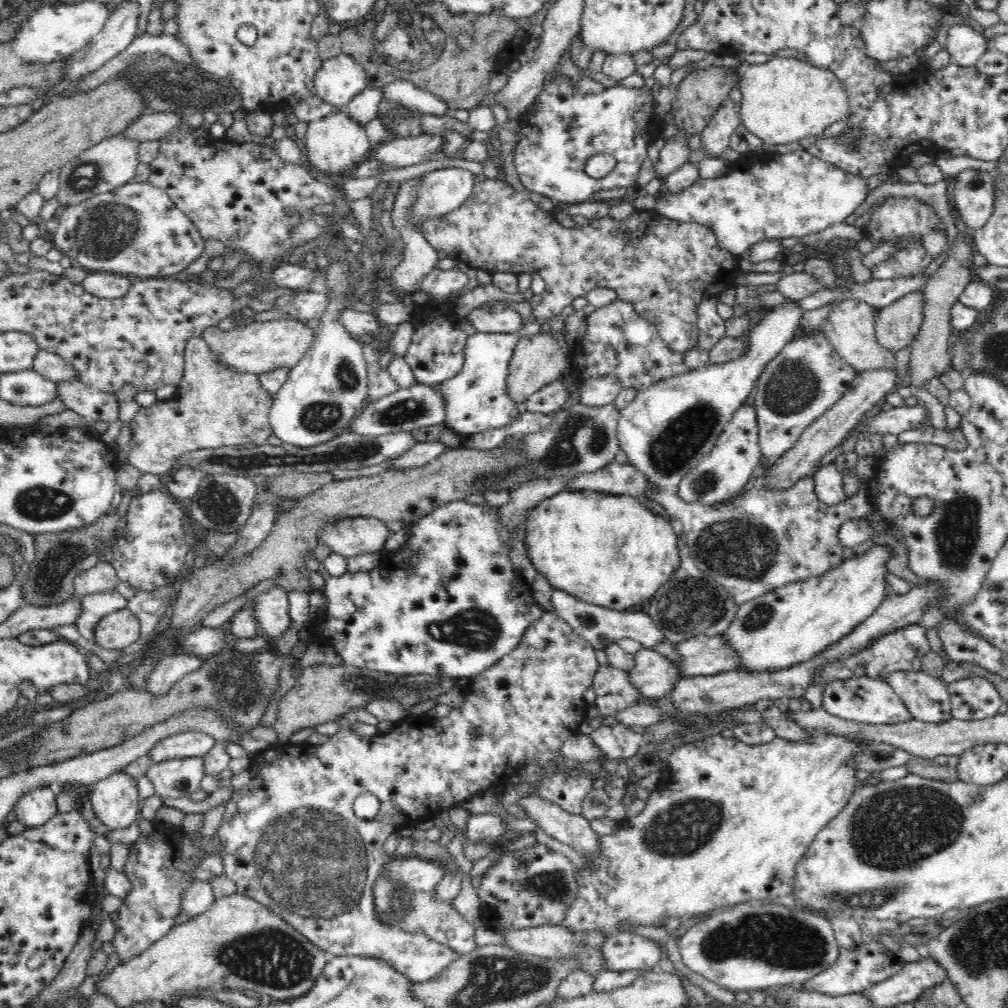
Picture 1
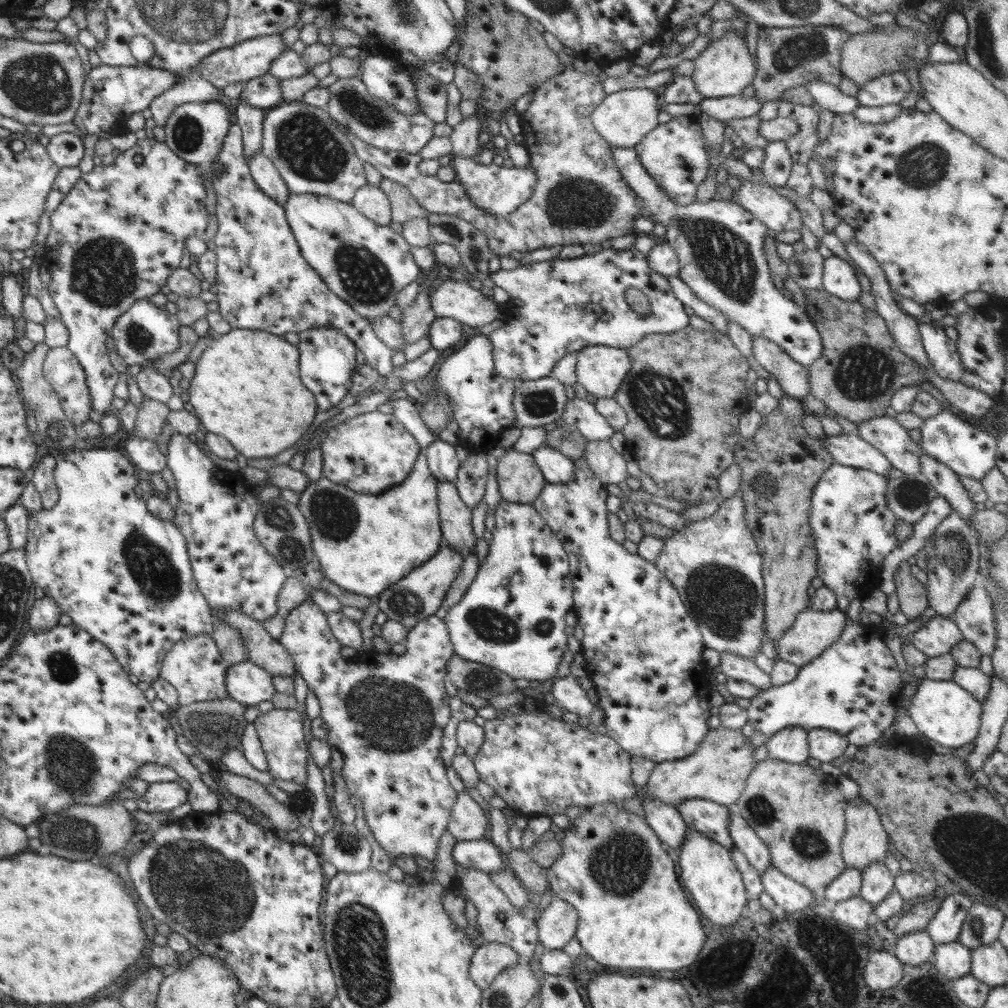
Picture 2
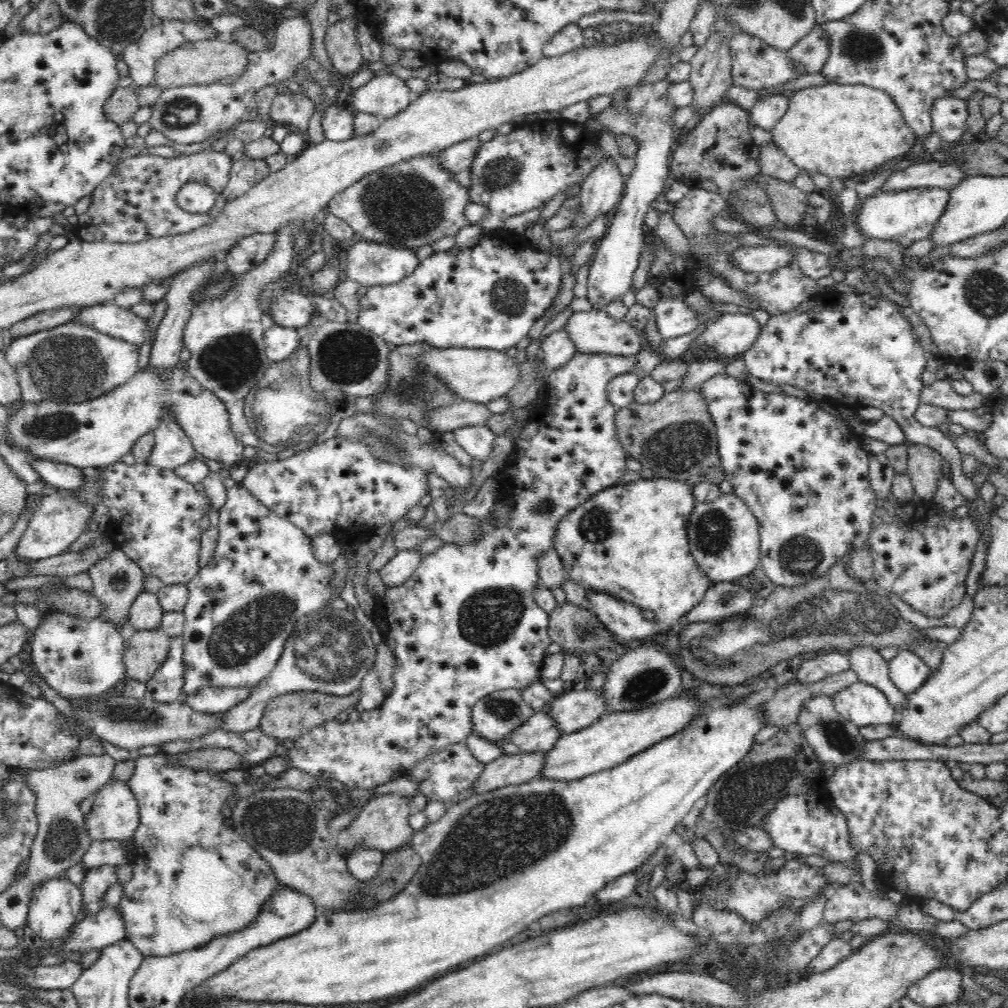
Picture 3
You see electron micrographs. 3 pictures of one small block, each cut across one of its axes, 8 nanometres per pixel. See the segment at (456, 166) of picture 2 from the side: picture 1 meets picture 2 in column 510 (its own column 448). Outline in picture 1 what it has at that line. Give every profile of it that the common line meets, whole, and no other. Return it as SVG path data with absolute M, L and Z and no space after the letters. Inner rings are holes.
M444 168L444 170L434 170L423 177L420 177L419 193L414 201L411 220L418 229L421 224L432 217L442 216L456 210L465 200L470 198L475 190L476 176L470 170L464 168Z

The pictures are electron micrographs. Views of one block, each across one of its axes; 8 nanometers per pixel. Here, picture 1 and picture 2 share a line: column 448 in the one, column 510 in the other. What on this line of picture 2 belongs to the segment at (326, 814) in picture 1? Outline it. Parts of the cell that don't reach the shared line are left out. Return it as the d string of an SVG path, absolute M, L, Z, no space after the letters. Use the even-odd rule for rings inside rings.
M543 710L520 714L500 714L484 724L484 742L472 758L481 780L494 789L496 796L504 799L516 815L551 817L565 814L568 806L577 805L586 810L597 804L618 804L638 793L631 775L631 756L612 737L596 732L592 734L578 723L568 724L544 714ZM487 941L475 950L469 966L469 975L476 986L484 990L504 968L525 961L511 946Z

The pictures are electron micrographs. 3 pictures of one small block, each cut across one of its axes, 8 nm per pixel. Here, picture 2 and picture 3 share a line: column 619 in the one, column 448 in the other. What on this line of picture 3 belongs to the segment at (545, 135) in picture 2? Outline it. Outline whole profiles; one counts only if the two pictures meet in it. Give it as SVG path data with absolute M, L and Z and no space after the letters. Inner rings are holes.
M436 155L415 156L400 164L388 166L380 172L364 176L353 186L338 192L329 202L328 209L338 218L345 220L364 241L416 250L422 246L432 245L444 237L456 237L458 230L468 224L464 208L470 203L470 189L460 186L454 180L454 176L455 174L451 174Z

